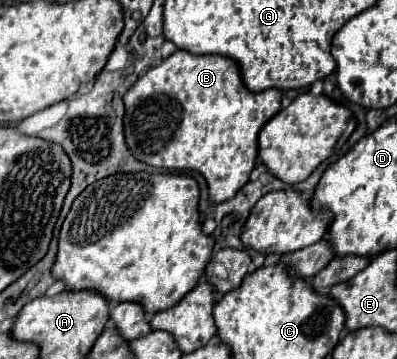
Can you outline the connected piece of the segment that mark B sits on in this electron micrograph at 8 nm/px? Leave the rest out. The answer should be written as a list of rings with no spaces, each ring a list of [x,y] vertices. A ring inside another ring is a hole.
[[[177,49],[173,55],[161,61],[161,65],[149,69],[139,81],[125,93],[125,141],[131,155],[151,167],[169,169],[175,173],[197,171],[205,177],[209,187],[209,203],[219,205],[231,199],[239,187],[249,181],[249,173],[257,161],[257,135],[261,127],[281,109],[281,91],[267,89],[263,93],[251,93],[241,83],[237,63],[221,55],[193,55]]]

